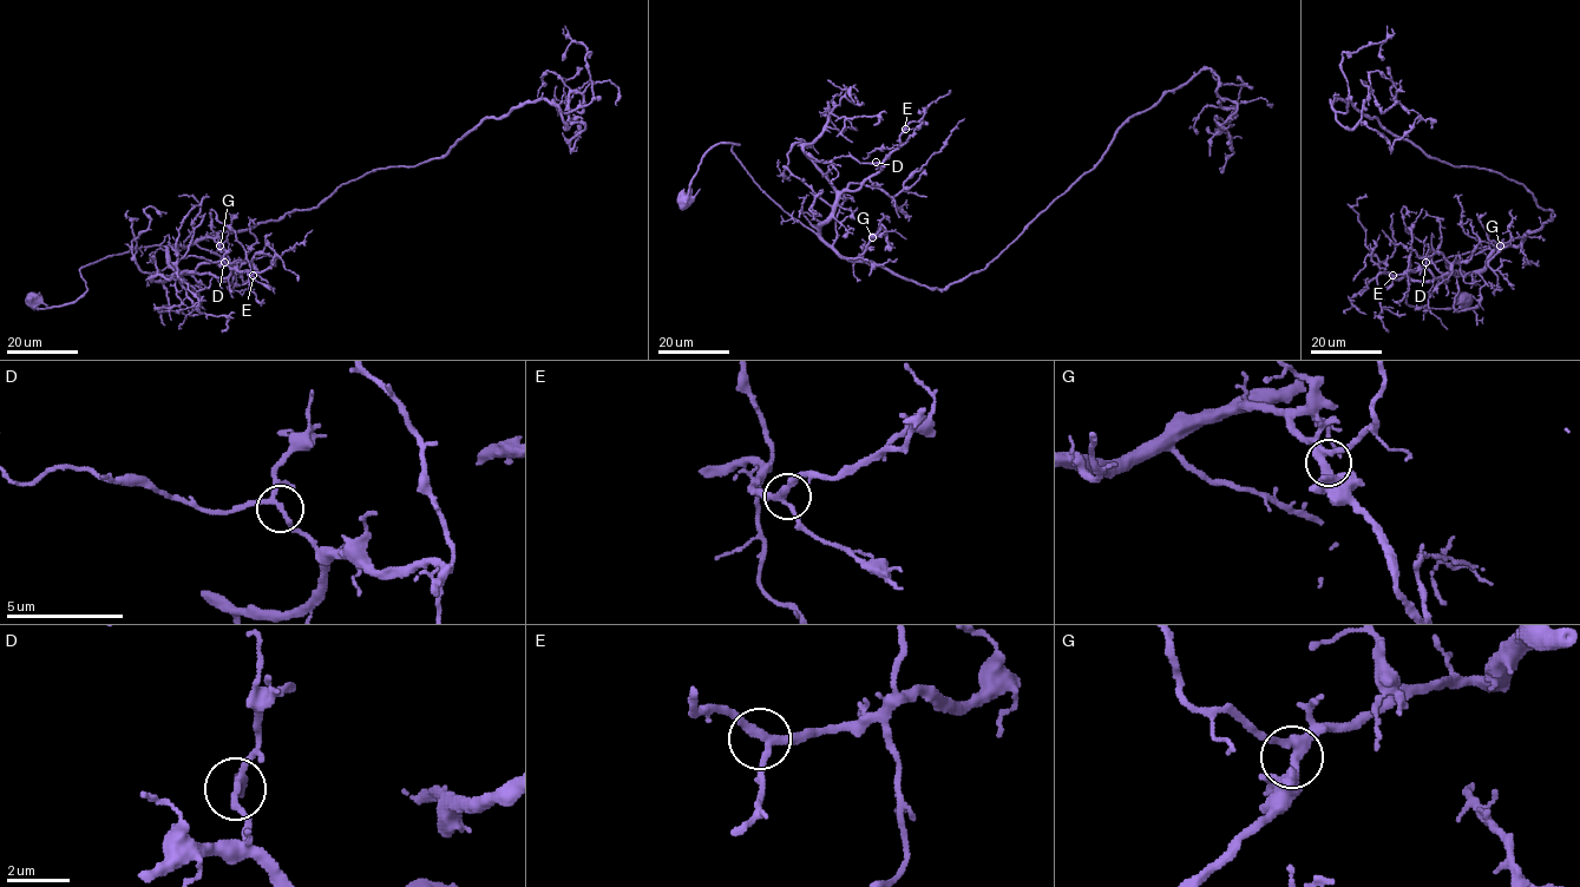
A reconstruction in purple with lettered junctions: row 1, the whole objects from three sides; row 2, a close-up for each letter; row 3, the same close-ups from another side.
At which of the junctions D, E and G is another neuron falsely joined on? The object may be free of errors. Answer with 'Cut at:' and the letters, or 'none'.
Cut at: none

